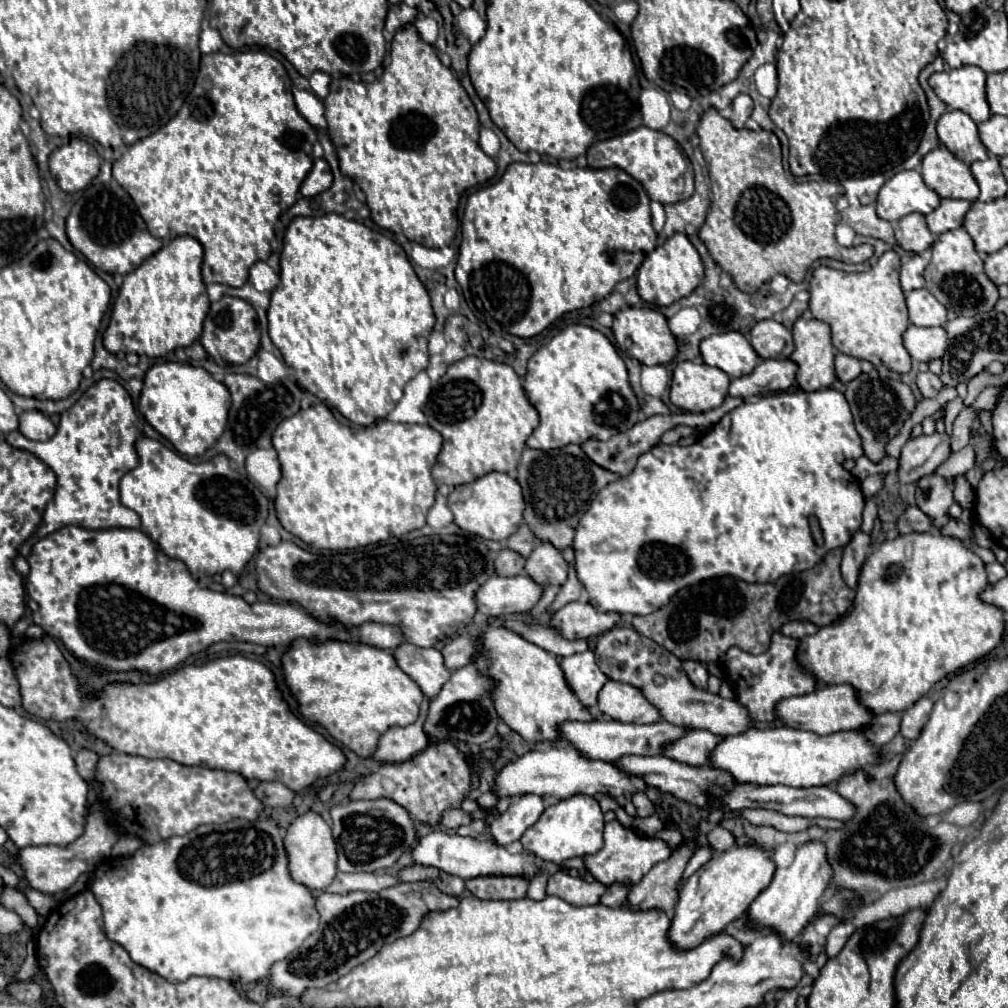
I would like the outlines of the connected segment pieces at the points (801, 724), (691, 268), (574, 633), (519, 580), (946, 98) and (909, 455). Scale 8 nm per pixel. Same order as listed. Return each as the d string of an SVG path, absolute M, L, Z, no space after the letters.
M830 684L822 686L812 694L786 698L776 704L776 716L788 728L804 728L816 734L834 734L840 730L858 730L872 720L872 712L860 702L858 692L850 684Z
M686 234L670 236L662 246L652 250L642 266L638 268L636 280L638 280L638 294L642 300L656 304L656 306L670 306L678 302L684 296L690 296L692 290L702 282L704 278L704 264L700 260L698 250L690 244Z
M570 602L554 614L550 624L556 624L568 640L600 636L618 626L618 612L598 612L590 602Z
M528 574L512 578L492 576L492 580L482 584L480 592L476 592L476 602L484 616L494 618L502 614L530 612L542 598L542 592L544 586L534 582Z
M964 66L950 72L930 76L930 86L936 96L954 110L962 110L972 120L984 122L990 118L986 102L986 72L978 66Z
M922 434L920 438L910 438L906 446L902 448L900 456L900 468L898 476L900 482L916 482L920 476L932 474L944 460L952 454L952 436L950 434L938 434L932 436Z

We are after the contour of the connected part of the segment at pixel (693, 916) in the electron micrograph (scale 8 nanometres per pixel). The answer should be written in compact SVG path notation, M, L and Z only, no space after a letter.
M732 846L722 854L714 854L698 872L688 878L674 908L668 940L678 950L690 950L720 934L730 922L744 916L752 900L770 884L774 876L774 862L770 854L758 846Z

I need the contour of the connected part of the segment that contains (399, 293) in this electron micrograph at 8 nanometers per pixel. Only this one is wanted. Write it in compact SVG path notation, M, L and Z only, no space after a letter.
M324 214L316 218L298 216L290 222L284 234L284 250L280 256L280 284L276 288L276 294L272 292L268 316L270 316L268 334L274 346L280 350L290 374L296 378L296 382L304 390L308 390L310 394L320 394L318 398L334 406L340 414L344 412L388 412L390 414L394 406L400 402L406 382L412 380L420 370L428 366L428 338L436 324L436 316L430 306L430 296L424 284L418 280L402 246L386 238L378 230L370 230L362 222L356 222L356 220L346 220L340 214Z

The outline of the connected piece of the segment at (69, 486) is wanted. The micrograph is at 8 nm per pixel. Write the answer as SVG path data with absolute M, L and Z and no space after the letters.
M100 380L92 384L82 398L62 414L58 432L48 442L32 442L18 430L6 436L14 448L28 450L46 462L58 476L56 496L48 502L40 528L20 548L24 558L30 556L32 546L64 526L80 526L86 530L104 528L134 528L140 516L120 502L120 478L138 466L136 440L142 436L142 422L136 416L128 392L116 380Z

